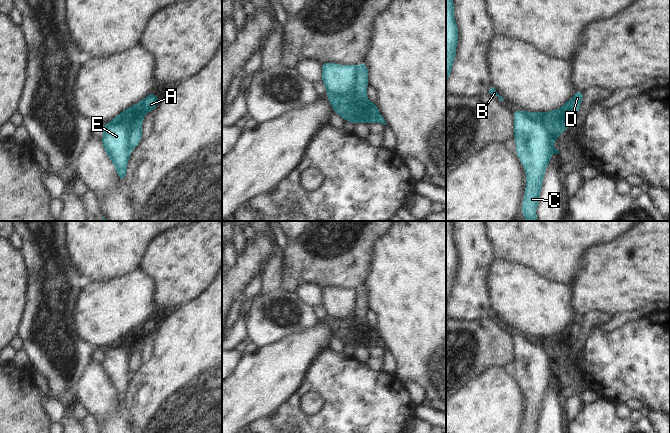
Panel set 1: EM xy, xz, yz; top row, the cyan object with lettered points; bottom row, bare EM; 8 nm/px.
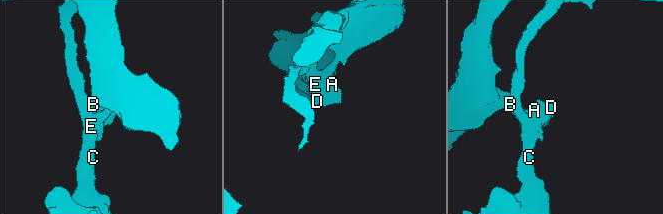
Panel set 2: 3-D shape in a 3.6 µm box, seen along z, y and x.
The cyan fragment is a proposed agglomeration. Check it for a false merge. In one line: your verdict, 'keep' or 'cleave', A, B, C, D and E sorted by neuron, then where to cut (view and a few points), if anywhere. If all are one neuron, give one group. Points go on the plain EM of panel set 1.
cleave; A D / B C E; cut in xz along (356, 291), (355, 308), (347, 316), (338, 319), (328, 318)

